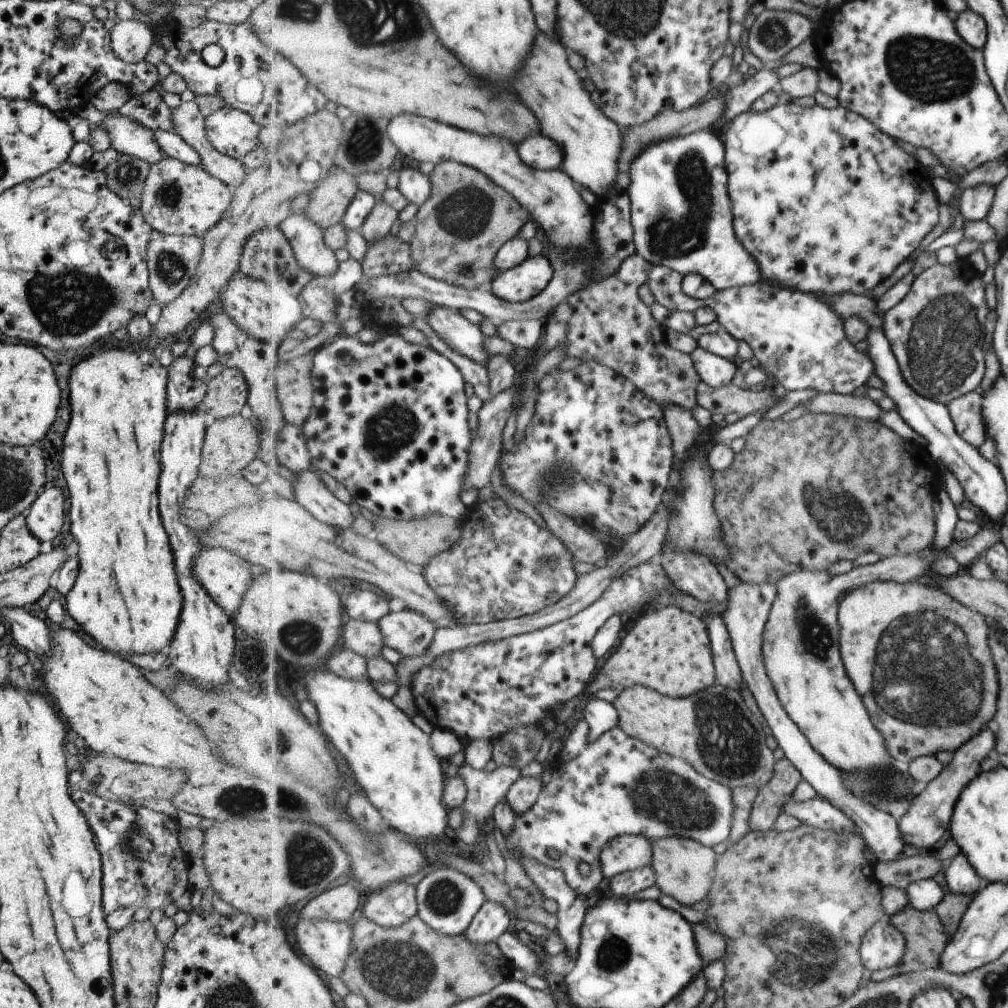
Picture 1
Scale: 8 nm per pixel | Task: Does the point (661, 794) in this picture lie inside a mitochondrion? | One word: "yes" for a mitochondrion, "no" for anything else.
yes

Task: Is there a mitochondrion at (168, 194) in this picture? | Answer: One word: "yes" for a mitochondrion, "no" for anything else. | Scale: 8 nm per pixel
yes

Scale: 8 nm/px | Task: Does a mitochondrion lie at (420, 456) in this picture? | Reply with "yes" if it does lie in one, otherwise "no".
no

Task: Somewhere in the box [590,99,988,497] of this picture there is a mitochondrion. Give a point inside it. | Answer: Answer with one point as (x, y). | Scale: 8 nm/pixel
(941, 346)

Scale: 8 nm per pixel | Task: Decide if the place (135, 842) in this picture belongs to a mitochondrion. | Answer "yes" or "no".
yes

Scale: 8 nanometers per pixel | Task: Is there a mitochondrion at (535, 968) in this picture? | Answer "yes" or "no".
no

